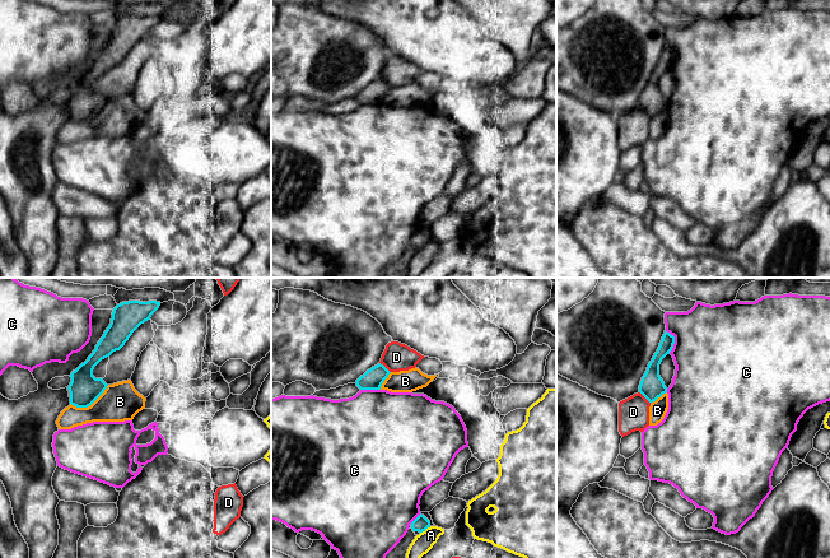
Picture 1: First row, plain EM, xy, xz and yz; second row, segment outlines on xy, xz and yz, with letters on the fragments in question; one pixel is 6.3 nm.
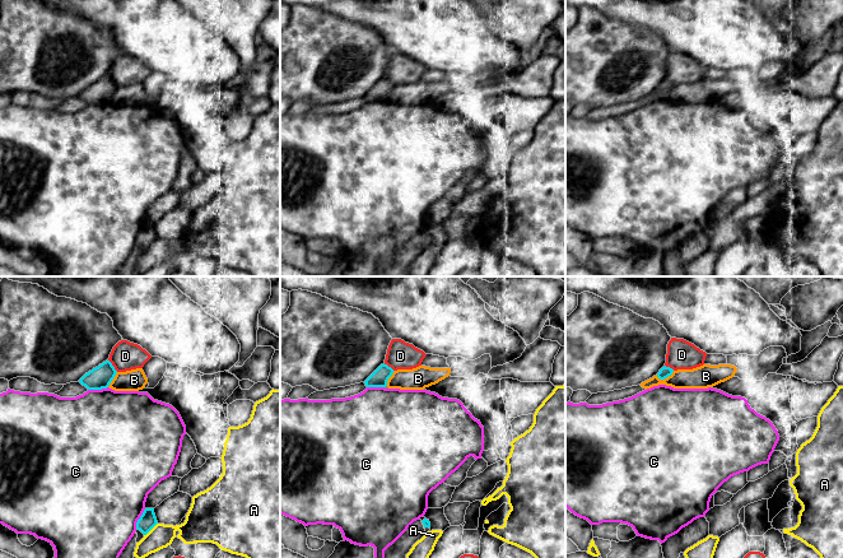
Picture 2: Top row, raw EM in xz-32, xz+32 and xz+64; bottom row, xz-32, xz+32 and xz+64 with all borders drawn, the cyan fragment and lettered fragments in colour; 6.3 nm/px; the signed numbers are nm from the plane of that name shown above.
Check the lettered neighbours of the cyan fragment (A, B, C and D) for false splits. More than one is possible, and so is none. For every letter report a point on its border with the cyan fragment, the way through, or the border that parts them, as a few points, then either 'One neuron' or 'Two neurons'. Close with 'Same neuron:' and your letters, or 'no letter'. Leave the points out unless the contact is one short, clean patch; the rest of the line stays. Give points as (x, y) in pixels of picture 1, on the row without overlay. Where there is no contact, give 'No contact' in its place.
A: Touches cyan at xz (425, 243). Two neurons
B: Touches cyan at xy (89, 120). Boundary: xy (108, 100), (89, 120), (74, 121), (70, 119). Two neurons
C: Touches cyan at yz (674, 55). Two neurons
D: Touches cyan at yz (646, 112). One neuron
Same neuron: D

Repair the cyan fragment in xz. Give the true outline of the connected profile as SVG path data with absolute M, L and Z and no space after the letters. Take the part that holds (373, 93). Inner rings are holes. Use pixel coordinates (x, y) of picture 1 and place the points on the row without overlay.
M379 78L360 90L355 98L360 104L381 104L382 98L390 88L391 87Z

